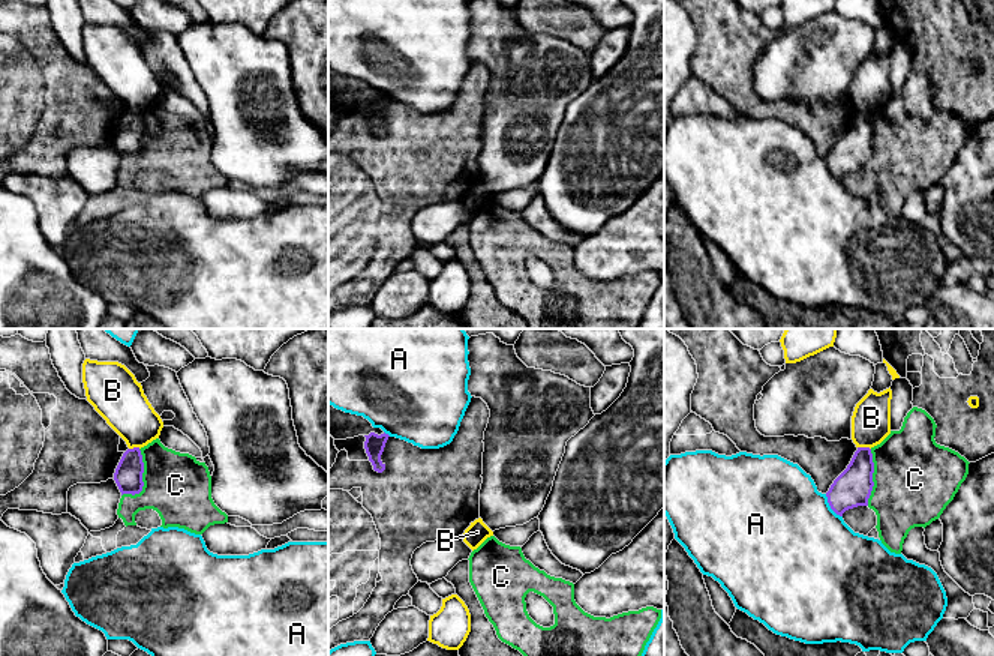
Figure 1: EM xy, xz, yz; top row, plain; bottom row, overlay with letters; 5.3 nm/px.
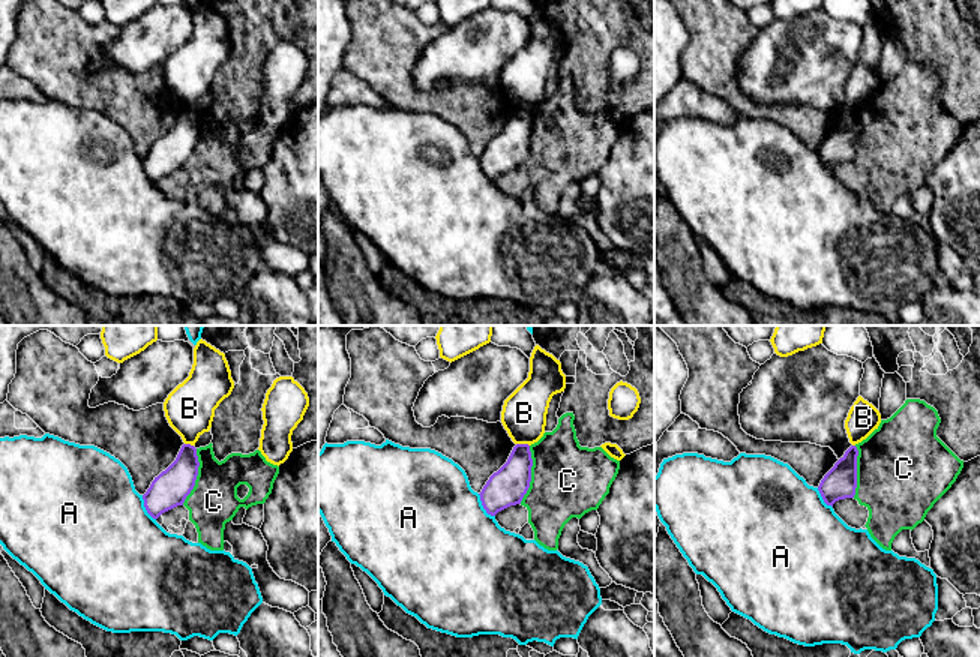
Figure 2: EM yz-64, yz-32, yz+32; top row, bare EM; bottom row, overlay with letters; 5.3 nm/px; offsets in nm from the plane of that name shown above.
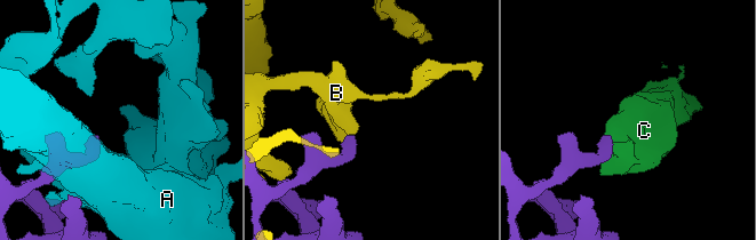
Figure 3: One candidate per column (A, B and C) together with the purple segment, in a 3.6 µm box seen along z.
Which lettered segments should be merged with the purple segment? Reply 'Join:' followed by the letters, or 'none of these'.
Join: none of these

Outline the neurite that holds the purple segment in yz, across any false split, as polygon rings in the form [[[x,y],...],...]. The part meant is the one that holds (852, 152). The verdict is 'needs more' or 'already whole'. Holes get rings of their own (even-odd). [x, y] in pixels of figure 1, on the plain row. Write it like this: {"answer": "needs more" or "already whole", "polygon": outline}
{"answer": "already whole", "polygon": [[[858,111],[847,132],[826,156],[831,173],[843,180],[849,173],[868,170],[874,146],[874,126],[870,111]]]}

